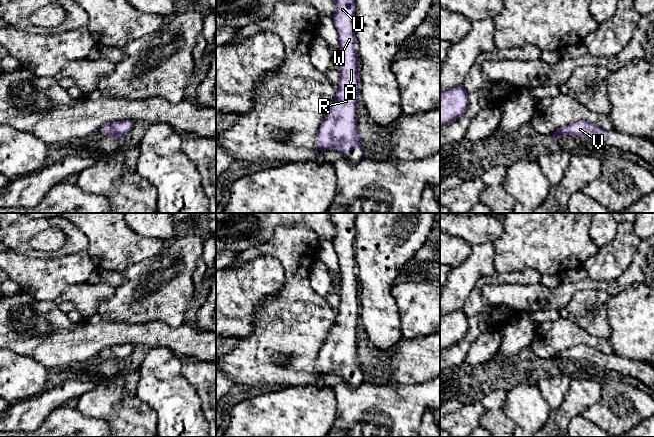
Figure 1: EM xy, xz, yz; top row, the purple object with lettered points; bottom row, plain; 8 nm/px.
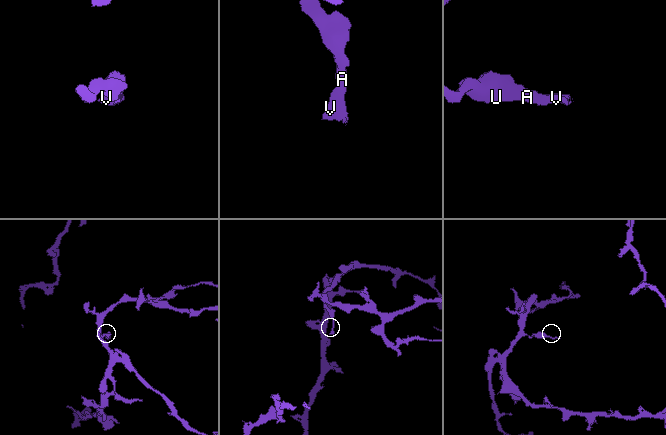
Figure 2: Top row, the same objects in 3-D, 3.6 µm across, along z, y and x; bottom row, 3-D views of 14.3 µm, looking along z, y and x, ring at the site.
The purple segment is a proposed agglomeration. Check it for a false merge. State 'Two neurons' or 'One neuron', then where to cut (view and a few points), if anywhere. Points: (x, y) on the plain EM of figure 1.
One neuron. No split

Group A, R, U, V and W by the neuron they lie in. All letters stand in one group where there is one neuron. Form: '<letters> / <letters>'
A R U V W

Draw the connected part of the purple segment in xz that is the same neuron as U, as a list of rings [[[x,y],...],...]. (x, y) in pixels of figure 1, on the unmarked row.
[[[329,213],[329,215],[336,231],[332,244],[338,255],[338,264],[340,267],[339,270],[341,277],[341,288],[339,291],[340,303],[338,313],[336,314],[335,325],[331,328],[326,343],[323,345],[318,354],[317,362],[315,365],[315,374],[325,375],[329,373],[337,373],[346,380],[350,373],[359,371],[362,374],[361,378],[363,382],[365,366],[362,365],[359,359],[357,358],[357,344],[356,344],[356,327],[358,320],[360,318],[360,303],[358,298],[359,284],[356,275],[356,261],[354,256],[354,237],[355,237],[354,213]]]

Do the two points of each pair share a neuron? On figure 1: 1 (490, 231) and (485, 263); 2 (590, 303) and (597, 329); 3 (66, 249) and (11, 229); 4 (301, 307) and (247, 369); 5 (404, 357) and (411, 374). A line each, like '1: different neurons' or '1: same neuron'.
1: different neurons
2: same neuron
3: same neuron
4: same neuron
5: same neuron

